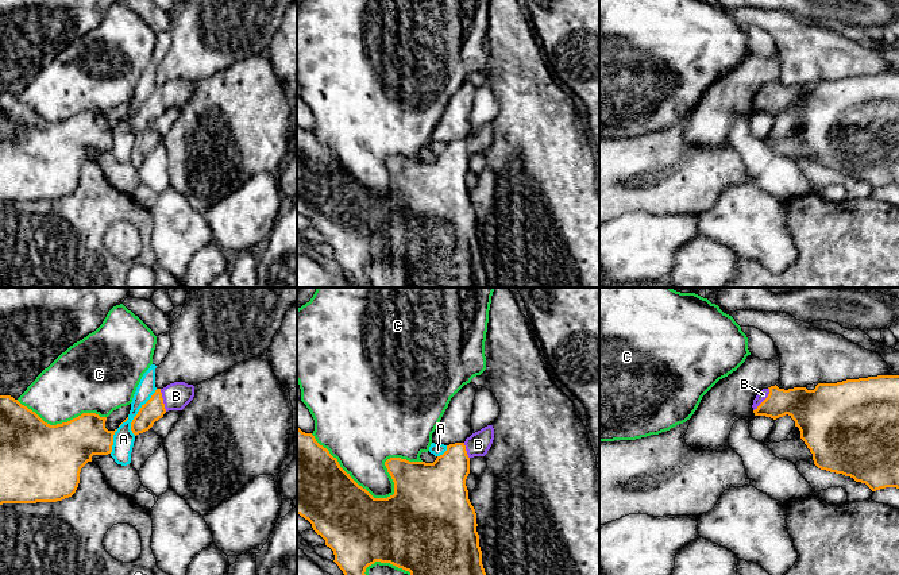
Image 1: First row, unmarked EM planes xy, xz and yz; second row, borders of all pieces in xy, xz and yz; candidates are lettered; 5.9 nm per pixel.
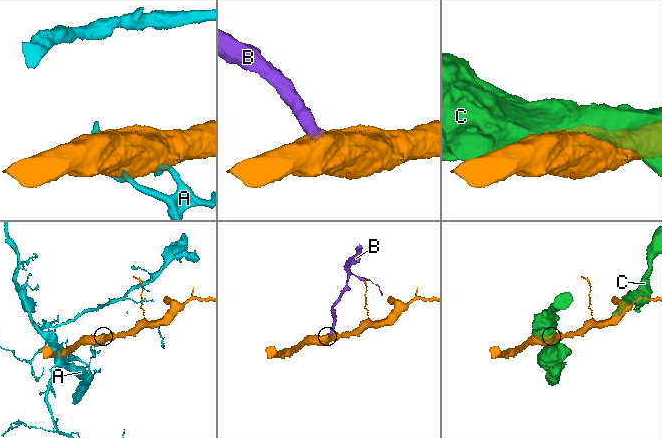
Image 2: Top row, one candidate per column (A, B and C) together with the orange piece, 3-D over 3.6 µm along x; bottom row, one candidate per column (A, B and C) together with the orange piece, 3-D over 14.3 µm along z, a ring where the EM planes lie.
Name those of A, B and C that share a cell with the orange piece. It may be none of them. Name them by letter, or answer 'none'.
B

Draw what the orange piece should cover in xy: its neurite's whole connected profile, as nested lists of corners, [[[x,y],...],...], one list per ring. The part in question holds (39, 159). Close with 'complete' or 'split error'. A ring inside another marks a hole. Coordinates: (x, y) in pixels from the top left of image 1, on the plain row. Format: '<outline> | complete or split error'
[[[0,93],[0,202],[57,200],[72,194],[81,166],[93,153],[112,150],[115,128],[105,126],[107,115],[96,111],[50,123],[11,93]]] | complete

